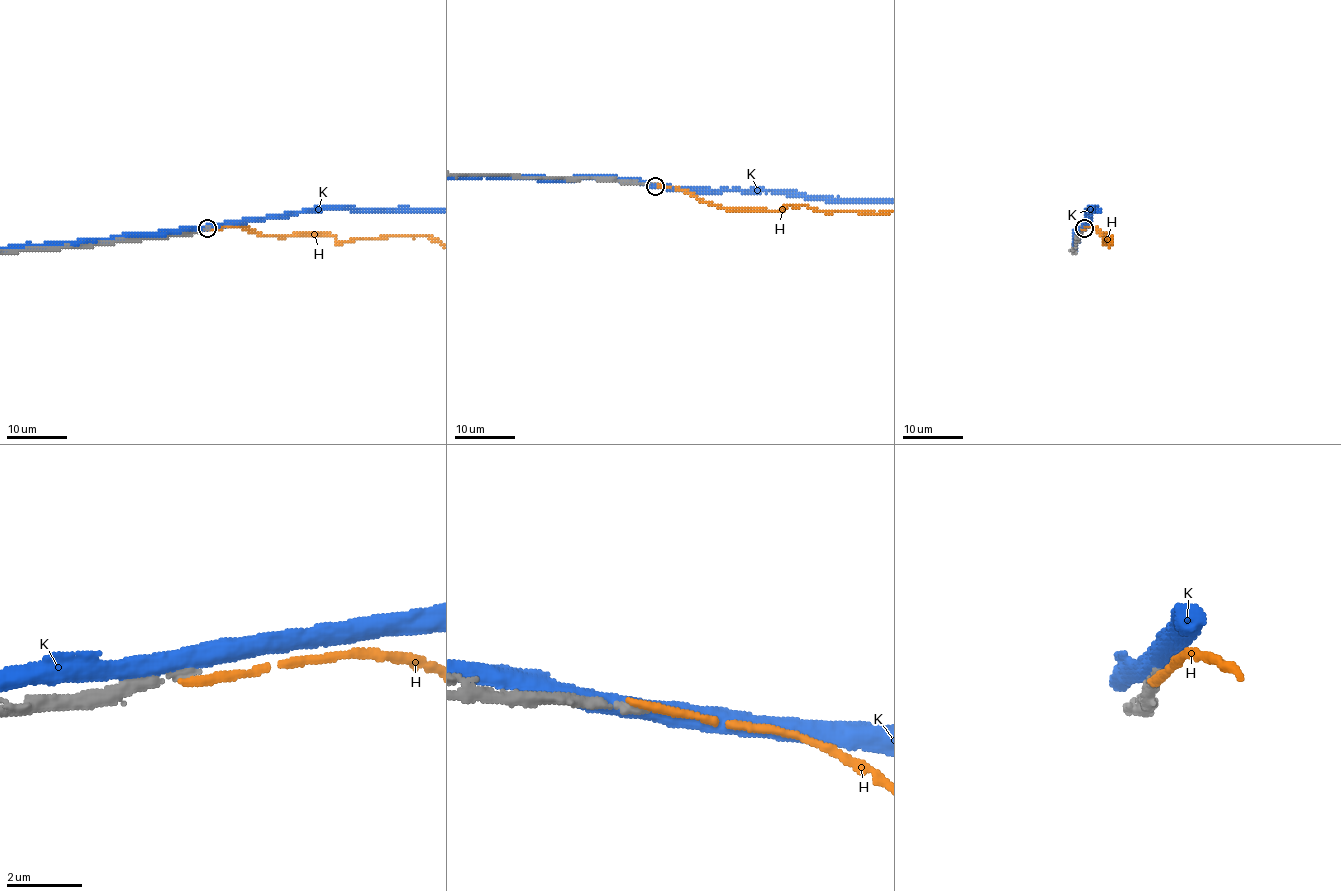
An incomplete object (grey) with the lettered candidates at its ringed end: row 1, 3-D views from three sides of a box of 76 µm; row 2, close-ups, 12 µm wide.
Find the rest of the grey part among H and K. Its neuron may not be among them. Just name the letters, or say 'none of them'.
none of them

